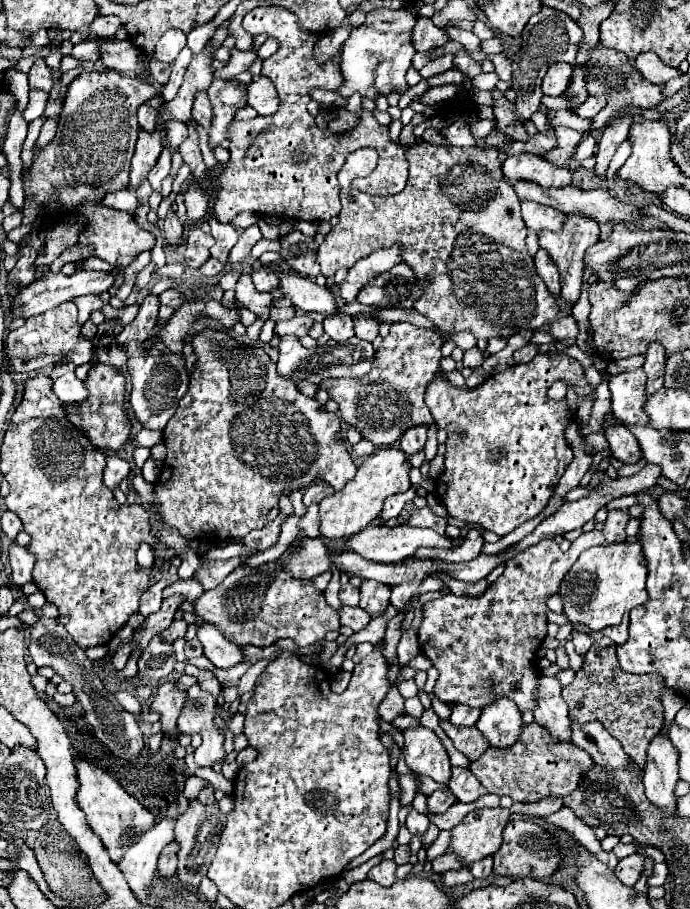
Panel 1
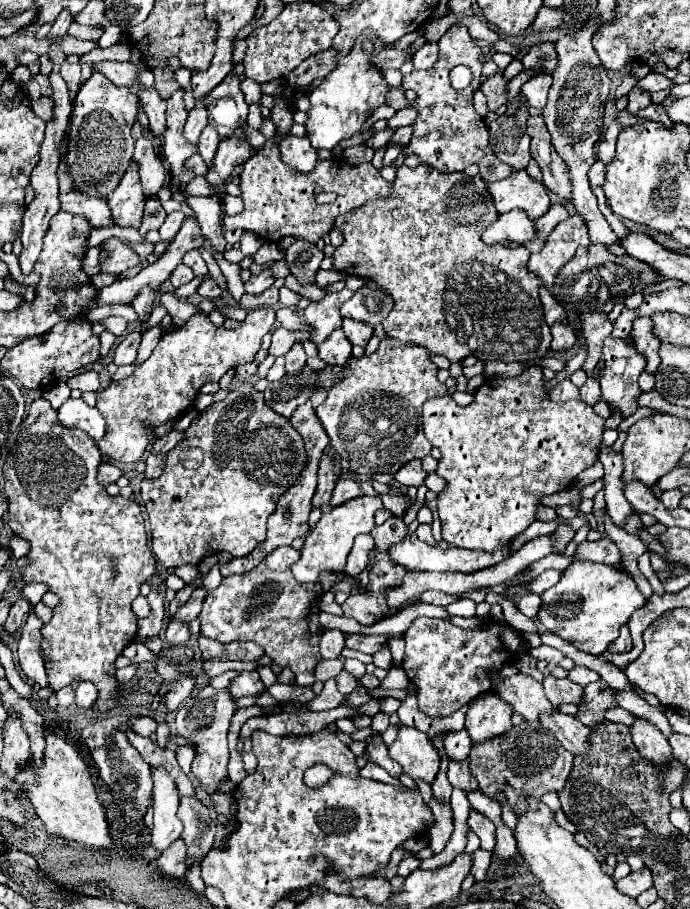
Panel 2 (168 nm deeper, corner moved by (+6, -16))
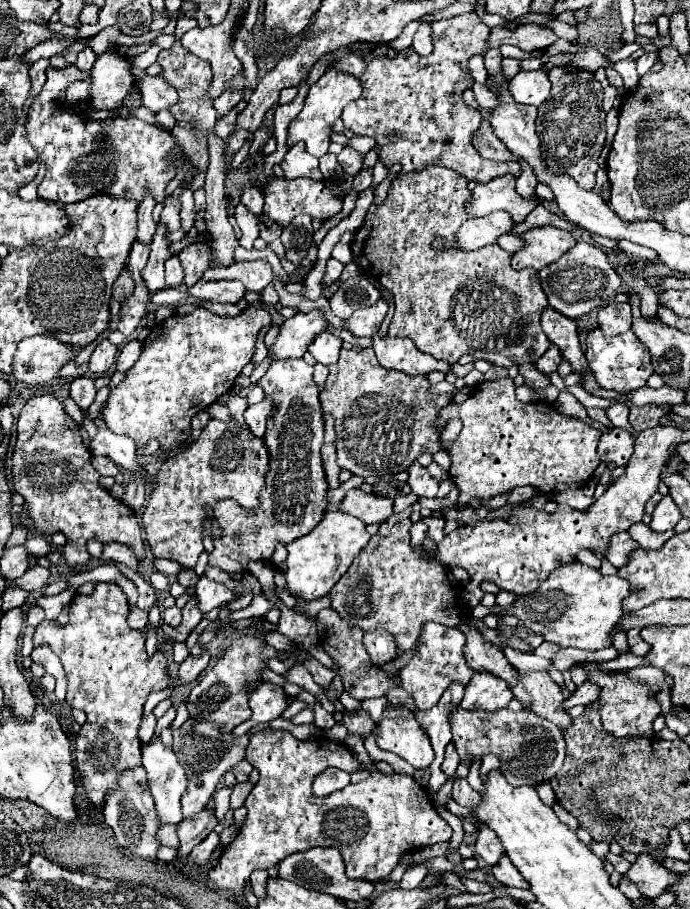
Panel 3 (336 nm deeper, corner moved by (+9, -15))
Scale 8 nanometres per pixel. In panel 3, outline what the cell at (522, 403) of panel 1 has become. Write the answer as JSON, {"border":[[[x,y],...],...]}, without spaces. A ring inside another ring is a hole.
{"border":[[[510,377],[484,381],[466,401],[446,405],[434,419],[434,429],[442,433],[446,423],[456,417],[462,419],[464,427],[446,451],[452,461],[450,479],[460,489],[460,505],[472,499],[496,497],[520,485],[530,485],[546,493],[578,489],[600,465],[596,447],[602,431],[576,417],[558,413],[548,403],[518,401]]]}

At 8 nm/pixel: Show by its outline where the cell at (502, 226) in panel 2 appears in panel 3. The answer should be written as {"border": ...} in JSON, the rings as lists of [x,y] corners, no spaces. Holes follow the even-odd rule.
{"border":[[[506,211],[490,213],[480,219],[468,219],[458,231],[458,247],[466,251],[480,249],[484,245],[496,243],[496,239],[500,235],[510,233],[512,227],[514,227],[514,221]]]}

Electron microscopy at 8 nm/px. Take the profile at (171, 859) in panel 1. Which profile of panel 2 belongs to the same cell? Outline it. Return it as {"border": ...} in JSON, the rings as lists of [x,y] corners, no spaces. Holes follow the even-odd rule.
{"border":[[[179,838],[175,840],[169,850],[163,852],[163,856],[157,860],[159,868],[167,874],[167,876],[173,876],[173,878],[181,878],[185,876],[187,872],[187,862],[185,862],[185,856],[187,856],[187,848],[185,848],[185,842]]]}

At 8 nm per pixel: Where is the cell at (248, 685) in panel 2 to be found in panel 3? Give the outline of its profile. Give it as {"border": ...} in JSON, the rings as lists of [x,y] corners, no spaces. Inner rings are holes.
{"border":[[[254,683],[252,691],[250,691],[250,709],[252,709],[252,717],[248,721],[244,721],[242,725],[238,725],[230,737],[238,739],[242,737],[248,729],[252,729],[258,723],[266,723],[272,721],[276,717],[280,717],[280,713],[286,709],[286,699],[288,695],[282,691],[280,685],[274,683]]]}

